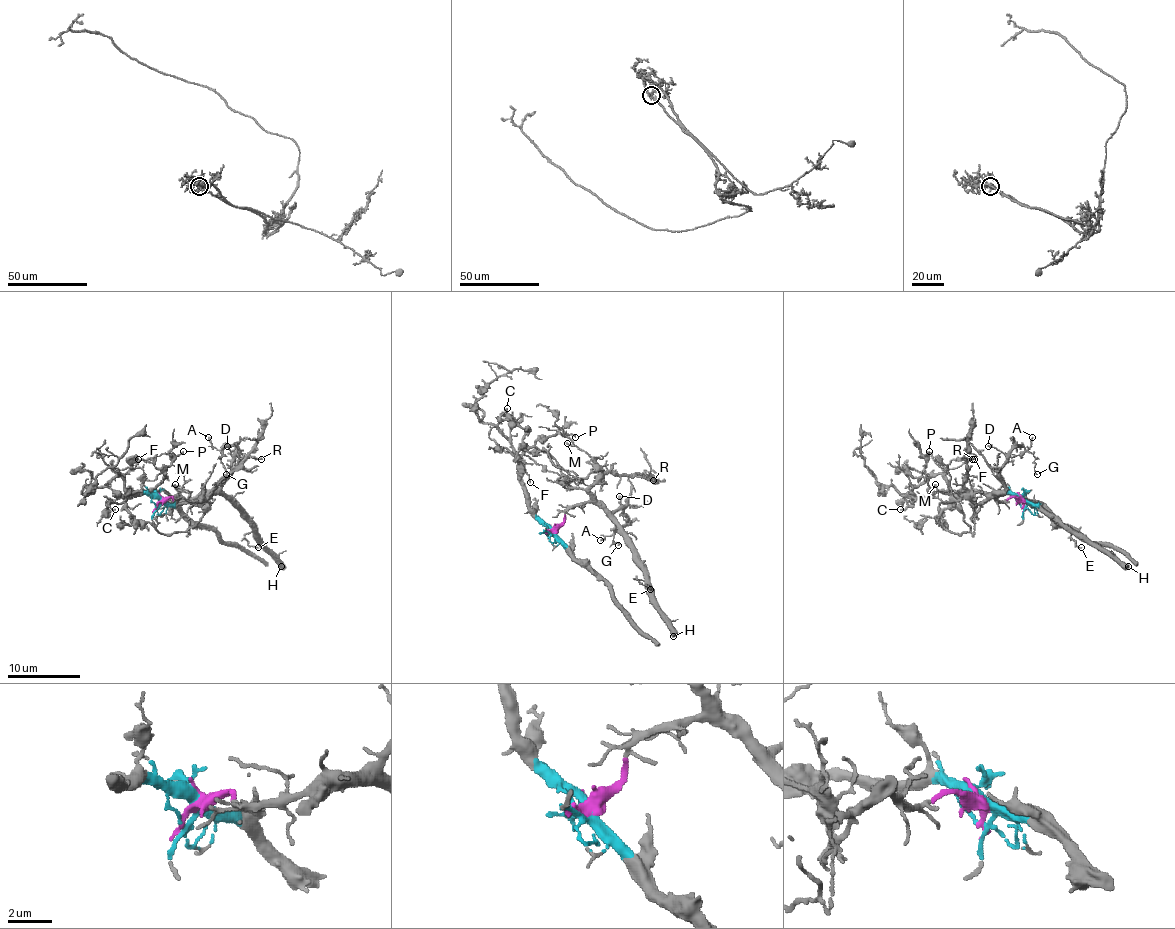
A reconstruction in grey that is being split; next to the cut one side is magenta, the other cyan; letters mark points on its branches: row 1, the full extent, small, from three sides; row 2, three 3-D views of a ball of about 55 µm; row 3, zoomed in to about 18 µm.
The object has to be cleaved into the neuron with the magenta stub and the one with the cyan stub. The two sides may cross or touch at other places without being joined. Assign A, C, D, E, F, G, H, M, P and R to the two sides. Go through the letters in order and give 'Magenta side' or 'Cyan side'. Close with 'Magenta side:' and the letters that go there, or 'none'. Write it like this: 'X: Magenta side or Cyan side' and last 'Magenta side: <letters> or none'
A: Magenta side
C: Cyan side
D: Magenta side
E: Magenta side
F: Cyan side
G: Magenta side
H: Magenta side
M: Magenta side
P: Cyan side
R: Magenta side
Magenta side: A, D, E, G, H, M, R

